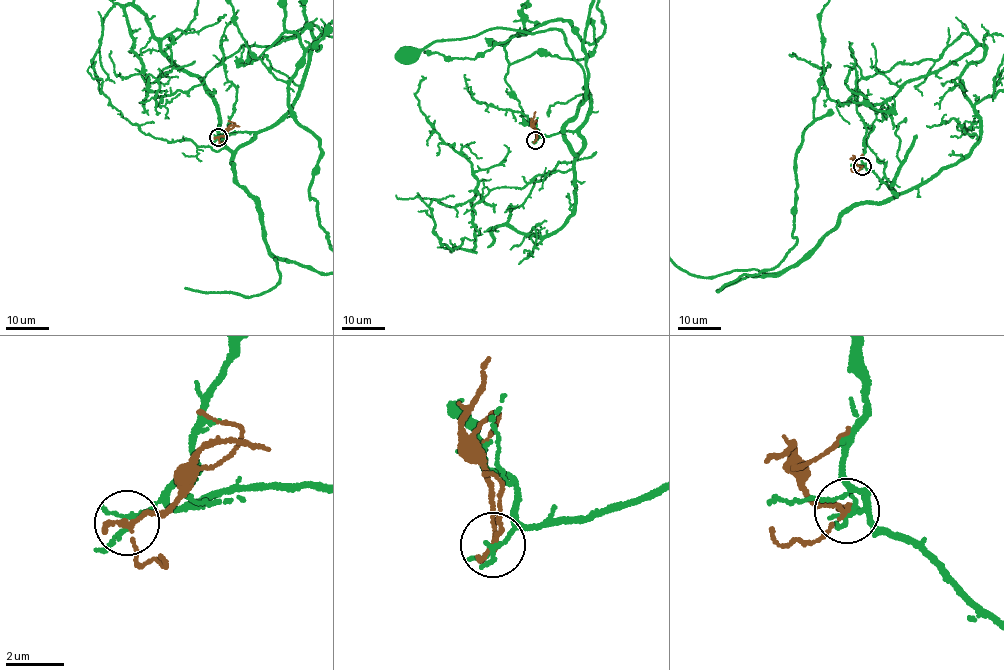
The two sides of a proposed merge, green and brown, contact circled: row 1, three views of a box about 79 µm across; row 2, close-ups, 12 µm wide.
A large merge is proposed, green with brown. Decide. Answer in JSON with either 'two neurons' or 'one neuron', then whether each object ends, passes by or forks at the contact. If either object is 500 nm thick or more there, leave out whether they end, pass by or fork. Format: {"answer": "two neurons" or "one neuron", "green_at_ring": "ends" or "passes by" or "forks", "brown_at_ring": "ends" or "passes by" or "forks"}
{"answer": "two neurons", "green_at_ring": "forks", "brown_at_ring": "passes by"}

